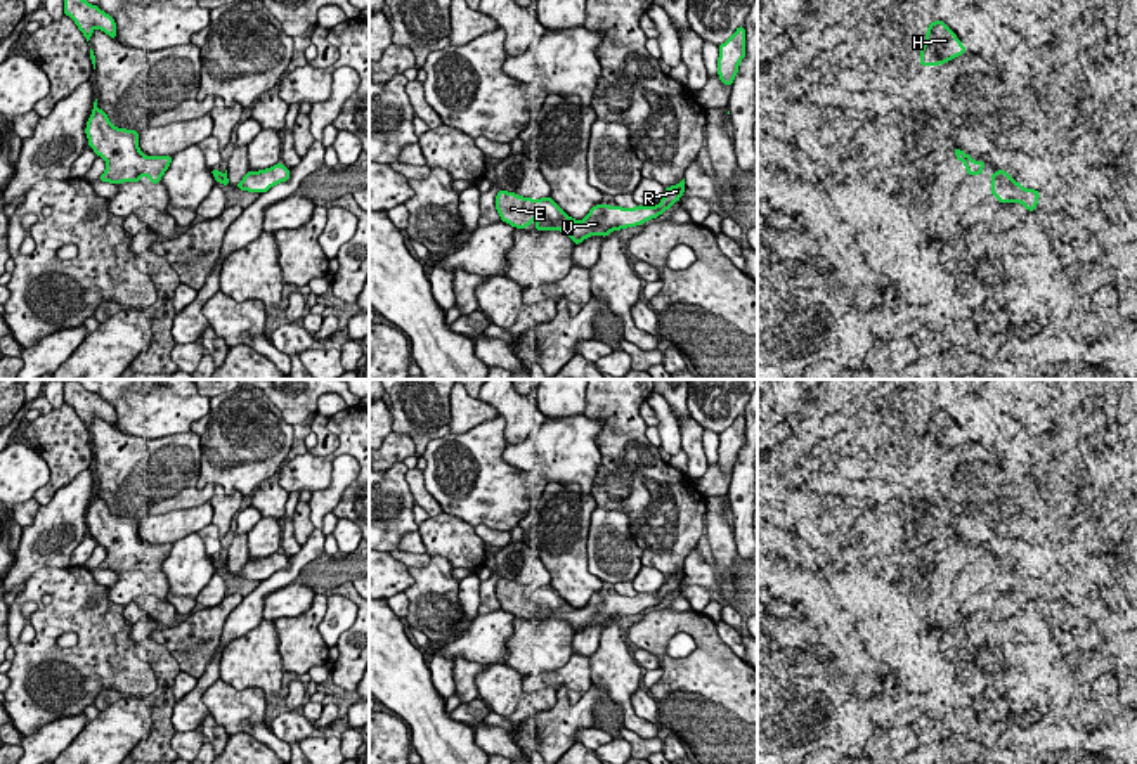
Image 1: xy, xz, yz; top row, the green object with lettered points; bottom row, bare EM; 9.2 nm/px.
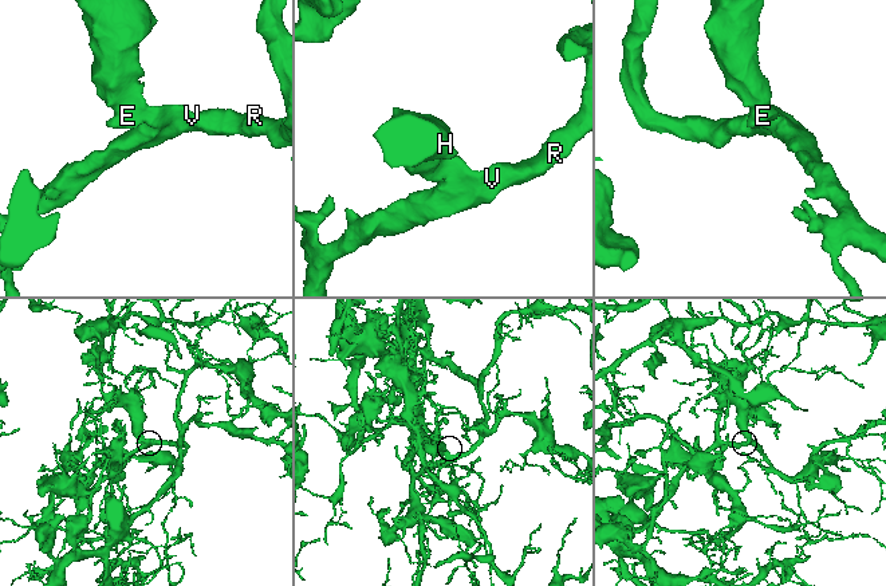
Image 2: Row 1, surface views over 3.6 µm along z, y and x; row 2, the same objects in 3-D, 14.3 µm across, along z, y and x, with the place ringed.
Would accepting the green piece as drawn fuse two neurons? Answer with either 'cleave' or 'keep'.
keep

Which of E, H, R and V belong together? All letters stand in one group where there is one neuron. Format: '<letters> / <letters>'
E H R V

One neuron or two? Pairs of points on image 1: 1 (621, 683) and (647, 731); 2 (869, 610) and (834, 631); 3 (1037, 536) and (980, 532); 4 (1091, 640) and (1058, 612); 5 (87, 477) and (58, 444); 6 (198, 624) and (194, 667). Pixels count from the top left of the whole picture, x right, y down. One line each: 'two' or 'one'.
1: one
2: two
3: two
4: one
5: two
6: one

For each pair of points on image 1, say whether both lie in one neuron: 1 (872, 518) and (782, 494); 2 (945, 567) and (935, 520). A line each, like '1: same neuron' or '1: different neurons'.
1: different neurons
2: same neuron

